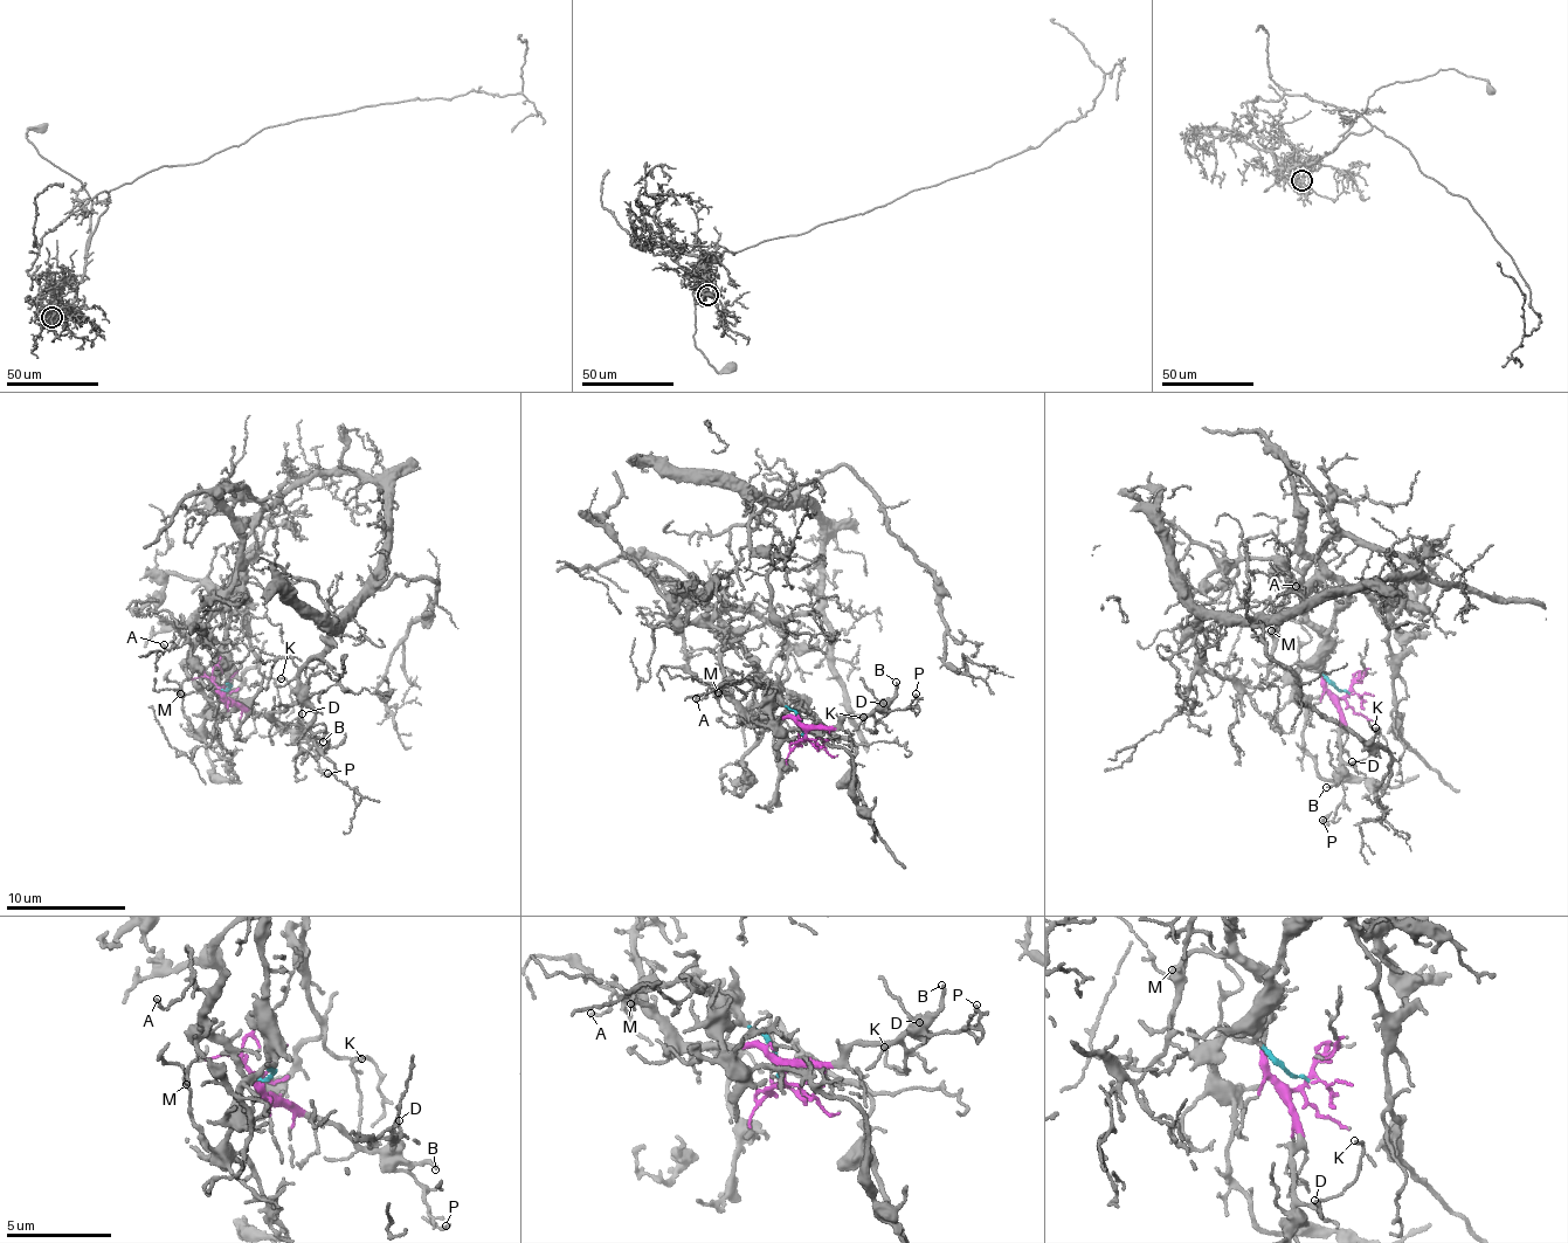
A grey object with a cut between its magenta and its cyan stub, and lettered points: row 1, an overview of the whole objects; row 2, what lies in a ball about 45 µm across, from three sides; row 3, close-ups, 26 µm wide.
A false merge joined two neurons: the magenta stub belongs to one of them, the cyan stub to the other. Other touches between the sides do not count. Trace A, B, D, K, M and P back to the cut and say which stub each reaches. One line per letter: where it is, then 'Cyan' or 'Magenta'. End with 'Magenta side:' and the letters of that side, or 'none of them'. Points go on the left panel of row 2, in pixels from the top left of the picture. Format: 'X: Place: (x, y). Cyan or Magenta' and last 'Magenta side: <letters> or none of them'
A: Place: (164, 644). Magenta
B: Place: (323, 741). Magenta
D: Place: (302, 713). Magenta
K: Place: (281, 678). Magenta
M: Place: (180, 693). Magenta
P: Place: (327, 773). Magenta
Magenta side: A, B, D, K, M, P

